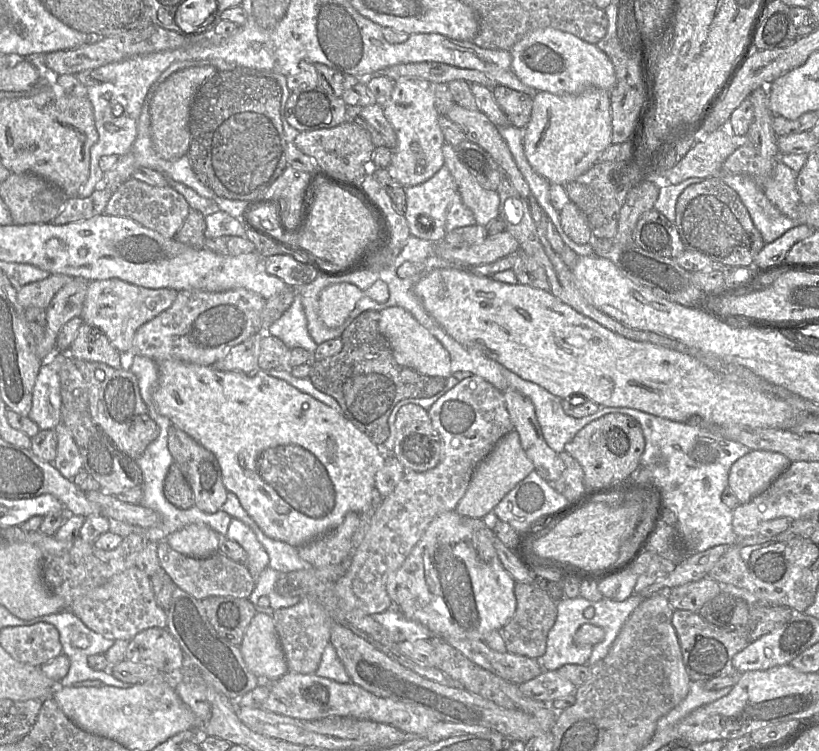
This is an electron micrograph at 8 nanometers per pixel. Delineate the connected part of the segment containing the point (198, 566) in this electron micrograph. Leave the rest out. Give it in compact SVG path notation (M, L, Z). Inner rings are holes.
M162 540L157 543L157 555L161 568L171 577L176 586L198 600L213 596L249 598L254 589L255 581L247 567L231 560L220 551L208 558L197 559L175 551L165 540Z

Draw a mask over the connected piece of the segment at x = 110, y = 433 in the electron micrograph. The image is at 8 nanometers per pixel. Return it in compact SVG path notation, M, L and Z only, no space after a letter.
M73 360L88 386L88 411L92 420L120 451L137 459L159 434L159 427L149 415L148 408L140 394L137 377L127 368L126 362L124 368L115 369L101 362Z

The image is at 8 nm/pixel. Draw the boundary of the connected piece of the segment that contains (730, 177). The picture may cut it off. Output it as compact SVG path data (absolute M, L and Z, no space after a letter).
M720 171L712 177L720 178L738 194L765 244L775 241L798 225L796 221L785 216L770 202L762 187L750 176Z

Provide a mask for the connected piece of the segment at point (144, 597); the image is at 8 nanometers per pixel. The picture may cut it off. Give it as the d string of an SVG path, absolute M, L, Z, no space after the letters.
M137 566L115 575L102 586L76 598L70 611L92 631L114 641L130 641L146 629L167 626L167 611L156 603L150 577Z

